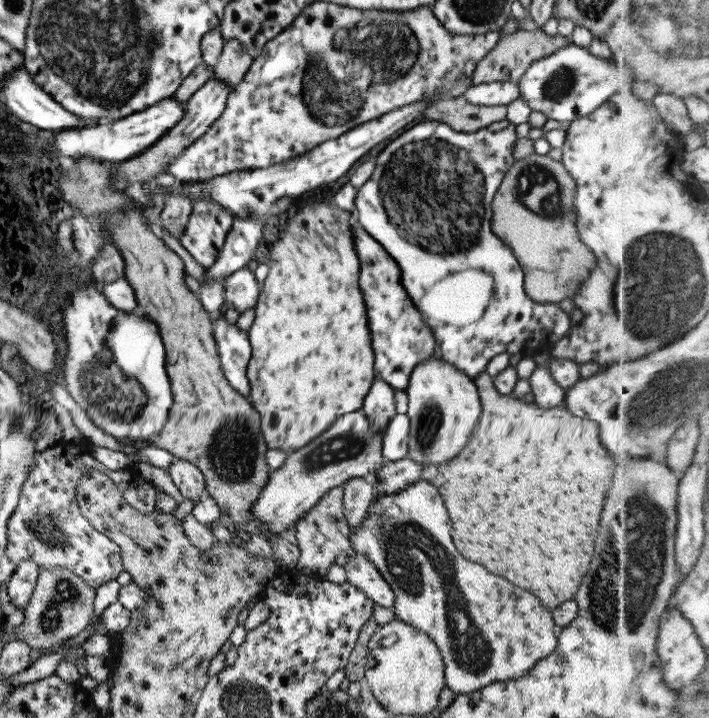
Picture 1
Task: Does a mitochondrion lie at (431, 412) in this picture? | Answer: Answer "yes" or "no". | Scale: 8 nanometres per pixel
yes

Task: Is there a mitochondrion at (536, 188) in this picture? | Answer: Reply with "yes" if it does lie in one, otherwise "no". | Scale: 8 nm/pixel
yes

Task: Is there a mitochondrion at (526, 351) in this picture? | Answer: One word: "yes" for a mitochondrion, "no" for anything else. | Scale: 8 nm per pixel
no

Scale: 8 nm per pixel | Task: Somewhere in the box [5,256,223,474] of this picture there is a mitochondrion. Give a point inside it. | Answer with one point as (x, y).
(114, 392)

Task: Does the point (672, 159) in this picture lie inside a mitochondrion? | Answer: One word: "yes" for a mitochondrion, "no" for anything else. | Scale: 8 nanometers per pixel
no

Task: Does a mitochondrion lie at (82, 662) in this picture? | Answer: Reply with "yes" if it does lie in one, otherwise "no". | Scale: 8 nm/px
no

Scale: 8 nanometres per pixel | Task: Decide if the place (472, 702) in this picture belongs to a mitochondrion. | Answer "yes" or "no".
no

